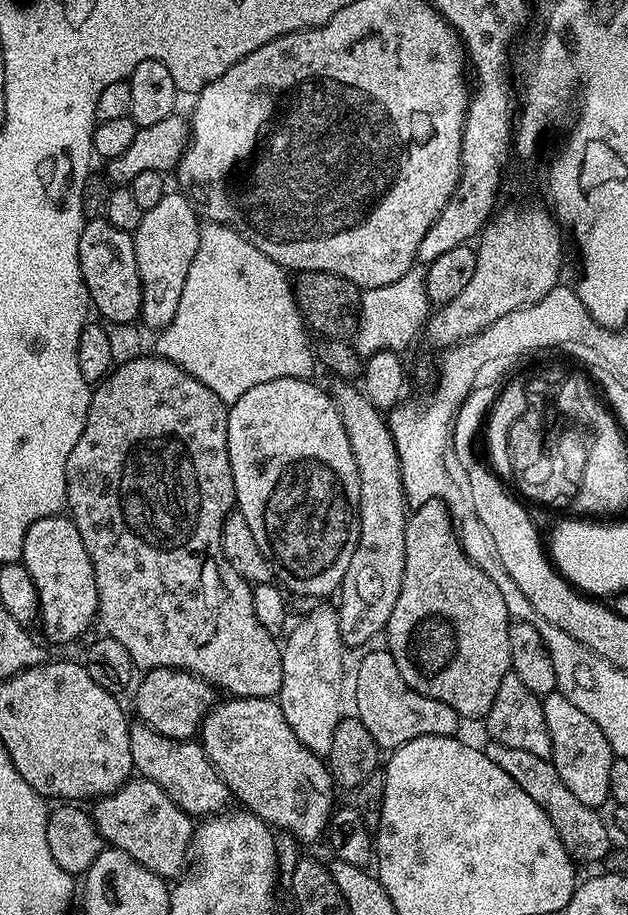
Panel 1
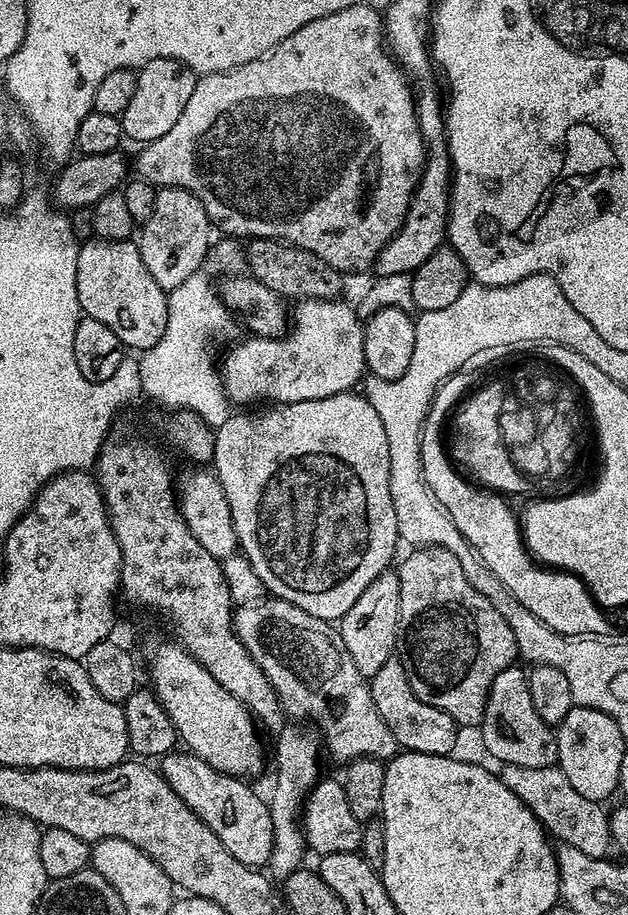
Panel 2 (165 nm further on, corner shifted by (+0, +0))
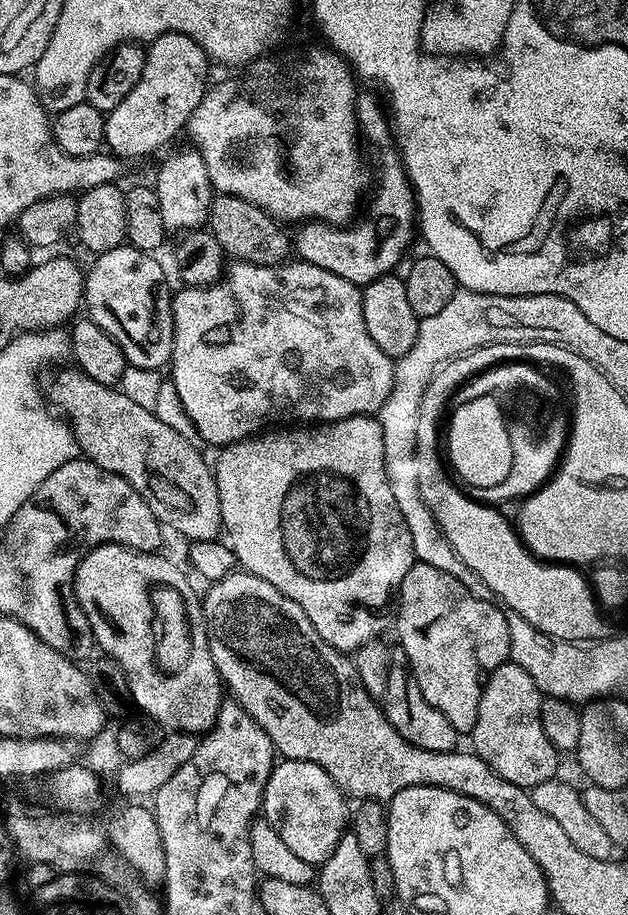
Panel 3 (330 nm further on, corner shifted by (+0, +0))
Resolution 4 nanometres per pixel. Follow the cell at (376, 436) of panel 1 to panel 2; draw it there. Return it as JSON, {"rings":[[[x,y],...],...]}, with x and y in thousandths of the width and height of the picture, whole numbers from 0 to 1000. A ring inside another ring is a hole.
{"rings":[[[613,623],[608,627],[602,627],[602,632],[596,632],[596,636],[589,636],[589,640],[583,640],[583,645],[576,645],[570,658],[564,658],[564,662],[557,662],[557,667],[551,667],[551,671],[538,680],[538,690],[545,702],[551,706],[551,710],[557,710],[557,719],[564,719],[564,728],[570,728],[570,732],[583,741],[602,737],[604,730],[616,721],[626,720],[627,714],[632,711],[631,690],[634,689],[635,670],[637,631],[629,624]]]}

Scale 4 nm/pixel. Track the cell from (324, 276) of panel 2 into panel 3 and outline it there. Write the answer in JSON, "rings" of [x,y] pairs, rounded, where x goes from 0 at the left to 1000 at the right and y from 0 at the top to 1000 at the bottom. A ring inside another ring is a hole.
{"rings":[[[349,212],[338,215],[328,249],[347,262],[347,267],[358,278],[371,285],[430,293],[454,287],[462,280],[462,258],[457,258],[444,248],[451,249],[425,232],[419,232],[398,221]]]}

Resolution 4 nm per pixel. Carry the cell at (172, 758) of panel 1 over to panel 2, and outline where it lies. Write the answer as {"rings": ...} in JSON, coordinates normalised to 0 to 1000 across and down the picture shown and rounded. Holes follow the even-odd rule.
{"rings":[[[275,820],[253,832],[252,843],[261,852],[347,911],[347,920],[392,946],[409,951],[427,943],[436,925],[436,898],[430,898],[427,875],[400,861],[393,851],[381,848],[361,848],[358,844],[341,842],[322,828],[306,825],[298,820]]]}

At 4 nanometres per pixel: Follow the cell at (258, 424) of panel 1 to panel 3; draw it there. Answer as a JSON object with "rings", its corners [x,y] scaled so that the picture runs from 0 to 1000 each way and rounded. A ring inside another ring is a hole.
{"rings":[[[597,454],[559,455],[535,459],[530,463],[471,466],[463,470],[427,470],[419,474],[398,477],[393,481],[355,486],[349,494],[350,499],[341,503],[341,515],[354,557],[354,577],[369,604],[376,607],[381,620],[430,636],[436,645],[475,658],[487,675],[494,675],[500,689],[506,689],[506,693],[513,693],[518,702],[532,706],[540,713],[565,714],[567,709],[578,704],[588,704],[591,699],[600,698],[607,694],[604,691],[611,686],[611,668],[616,664],[619,668],[627,652],[635,648],[640,632],[646,632],[646,627],[662,612],[659,597],[653,592],[653,579],[646,579],[640,561],[634,557],[634,553],[627,553],[627,540],[621,537],[621,527],[615,522],[615,501],[611,499],[615,487],[608,487],[608,466],[604,458]]]}

